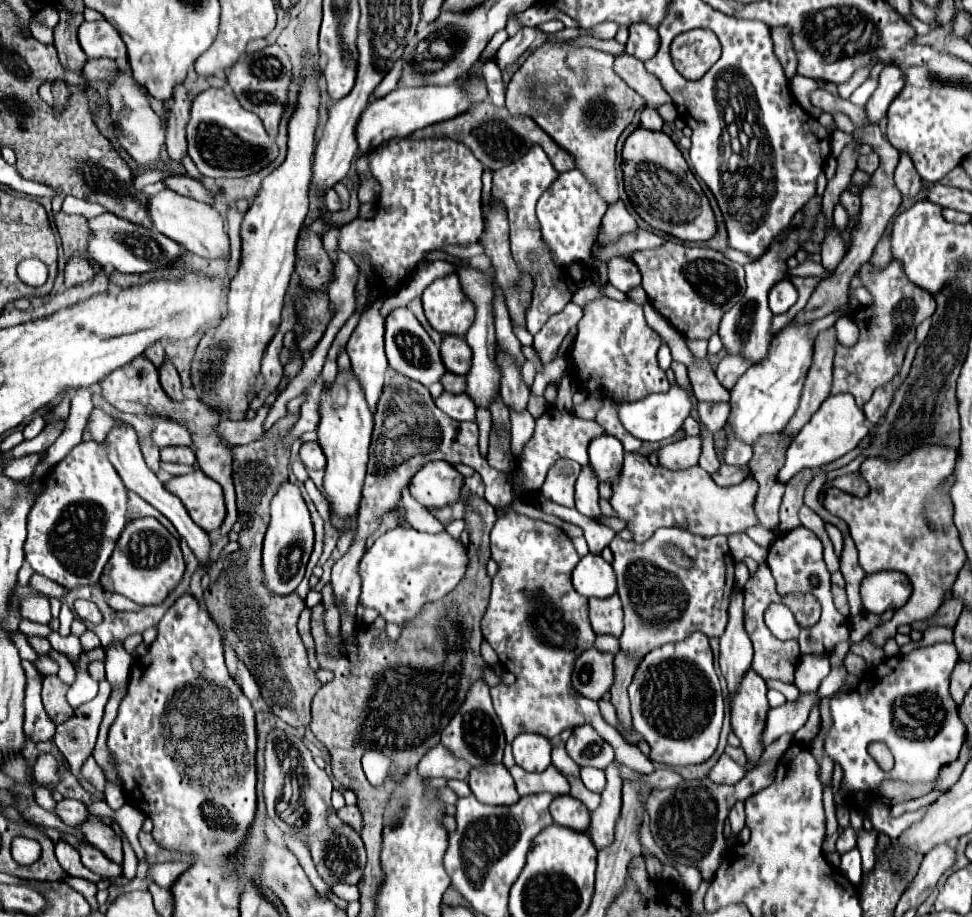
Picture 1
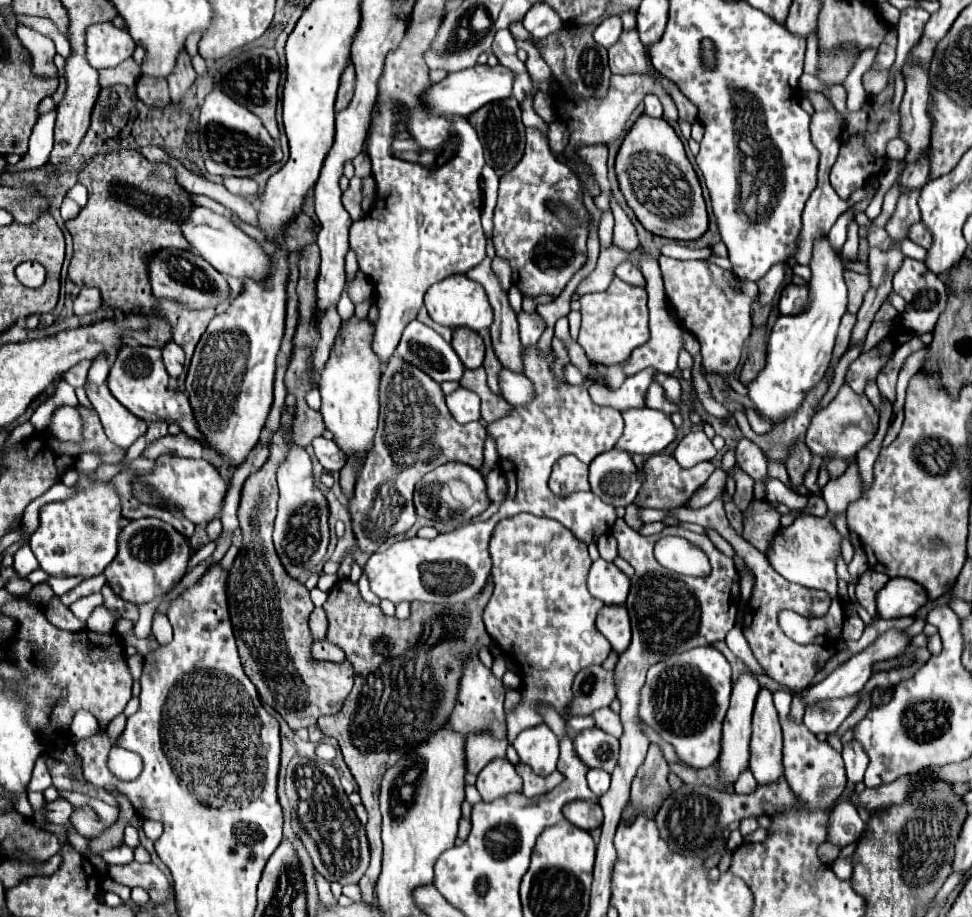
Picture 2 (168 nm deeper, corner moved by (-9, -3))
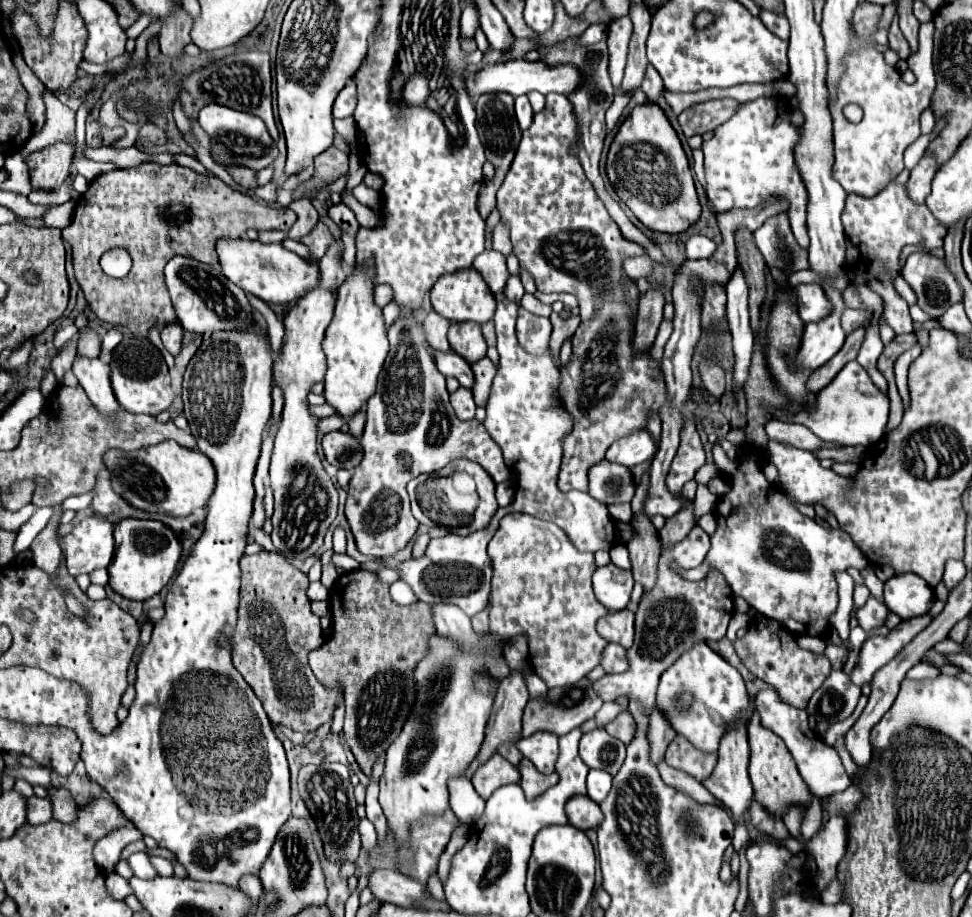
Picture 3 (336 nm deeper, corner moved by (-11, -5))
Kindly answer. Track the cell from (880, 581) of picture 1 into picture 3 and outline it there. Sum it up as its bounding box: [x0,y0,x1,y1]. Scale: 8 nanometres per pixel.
[884,573,934,619]

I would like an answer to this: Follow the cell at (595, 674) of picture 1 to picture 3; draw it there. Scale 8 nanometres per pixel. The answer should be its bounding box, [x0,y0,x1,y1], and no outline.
[520,679,602,737]

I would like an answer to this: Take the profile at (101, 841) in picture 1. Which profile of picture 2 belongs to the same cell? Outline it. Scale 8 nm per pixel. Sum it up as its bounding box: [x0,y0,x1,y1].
[70,807,108,839]

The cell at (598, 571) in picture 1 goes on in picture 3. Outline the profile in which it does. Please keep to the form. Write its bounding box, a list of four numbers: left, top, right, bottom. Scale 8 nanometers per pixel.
[592,563,634,611]

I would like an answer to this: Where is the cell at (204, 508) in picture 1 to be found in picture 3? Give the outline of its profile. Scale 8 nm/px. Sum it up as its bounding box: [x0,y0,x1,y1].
[104,441,214,517]

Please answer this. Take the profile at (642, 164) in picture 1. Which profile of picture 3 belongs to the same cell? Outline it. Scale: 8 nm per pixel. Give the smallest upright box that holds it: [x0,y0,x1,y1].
[606,101,700,233]

